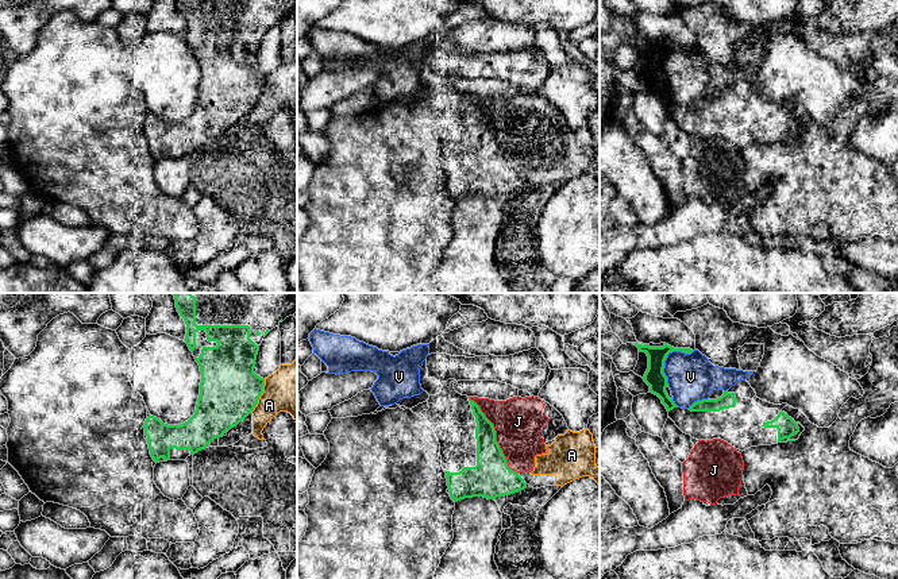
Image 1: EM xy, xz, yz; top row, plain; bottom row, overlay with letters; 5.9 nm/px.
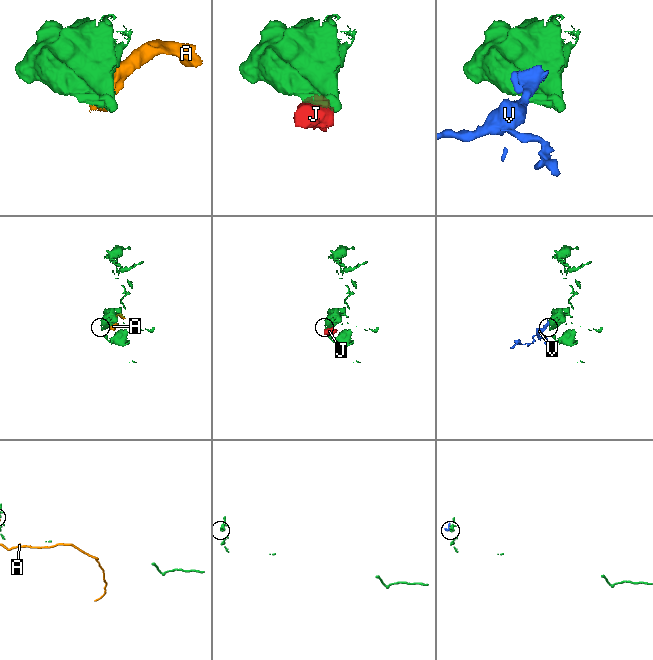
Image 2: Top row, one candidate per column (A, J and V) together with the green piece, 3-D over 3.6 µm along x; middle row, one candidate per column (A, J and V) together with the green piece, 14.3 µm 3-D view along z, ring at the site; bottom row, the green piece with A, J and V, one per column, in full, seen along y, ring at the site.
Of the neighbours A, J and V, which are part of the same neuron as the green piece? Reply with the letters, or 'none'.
none

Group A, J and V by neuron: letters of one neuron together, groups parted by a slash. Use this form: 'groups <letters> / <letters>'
groups A J / V

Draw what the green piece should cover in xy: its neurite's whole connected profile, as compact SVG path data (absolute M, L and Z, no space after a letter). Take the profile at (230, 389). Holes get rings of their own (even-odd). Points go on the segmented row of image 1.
M174 293L173 296L177 312L186 324L185 343L200 366L201 382L194 414L184 424L167 425L154 416L146 418L143 425L146 441L155 463L186 460L254 410L265 386L265 379L254 373L259 346L273 328L297 312L297 293Z

